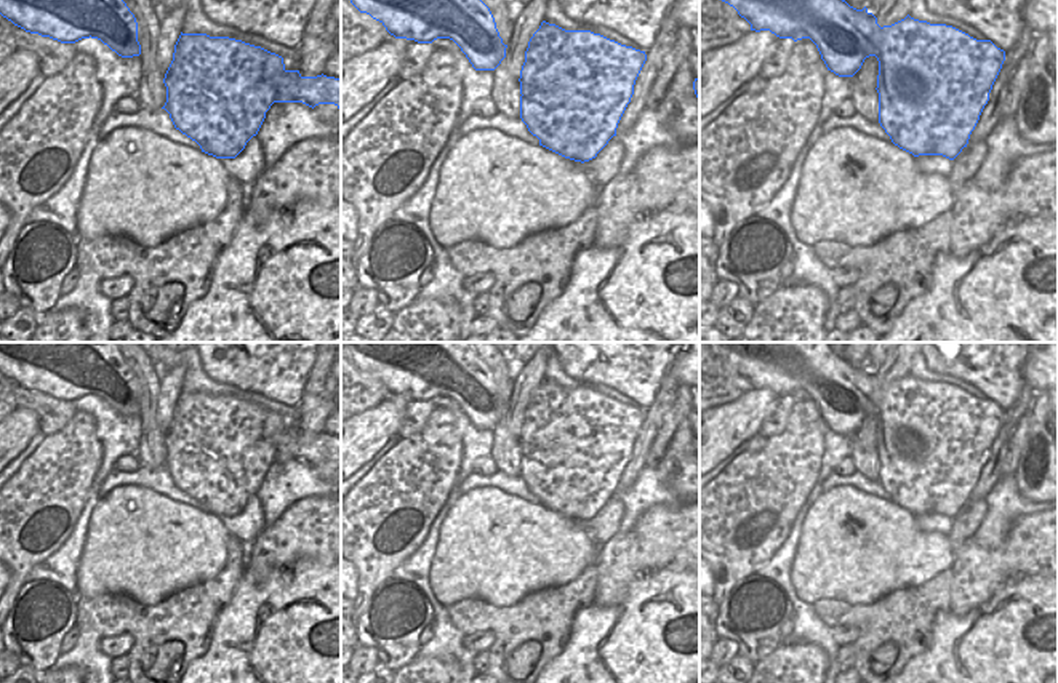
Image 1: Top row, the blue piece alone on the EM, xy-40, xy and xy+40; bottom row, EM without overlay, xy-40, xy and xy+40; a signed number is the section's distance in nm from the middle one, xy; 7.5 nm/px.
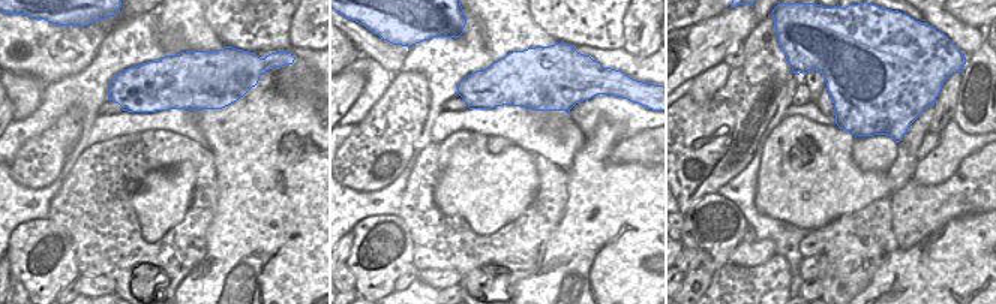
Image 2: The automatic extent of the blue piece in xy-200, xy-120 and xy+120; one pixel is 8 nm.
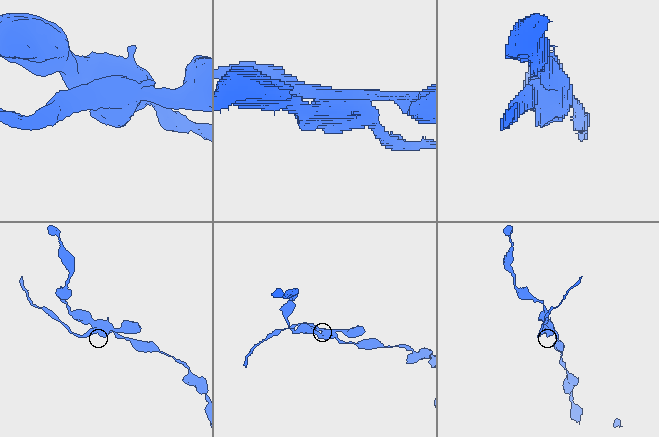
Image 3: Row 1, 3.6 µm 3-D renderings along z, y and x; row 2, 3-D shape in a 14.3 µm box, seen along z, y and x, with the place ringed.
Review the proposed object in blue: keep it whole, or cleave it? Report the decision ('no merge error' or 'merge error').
merge error

